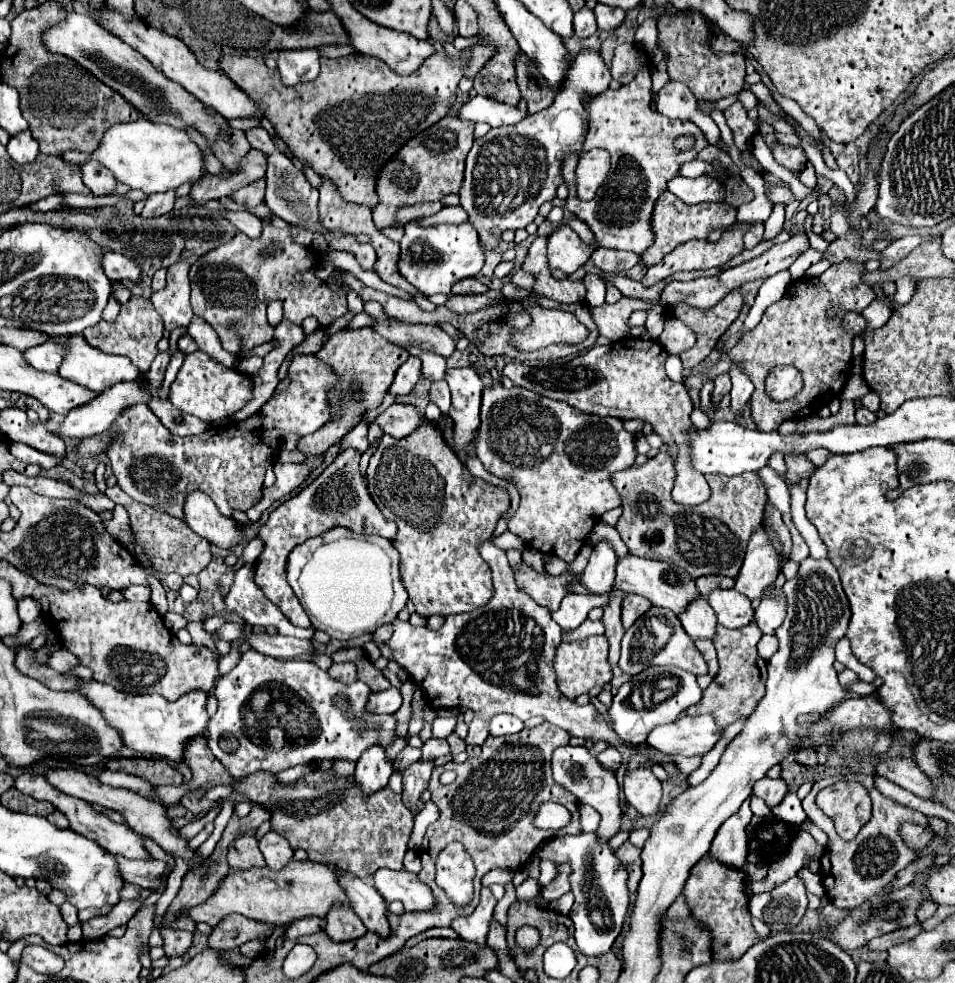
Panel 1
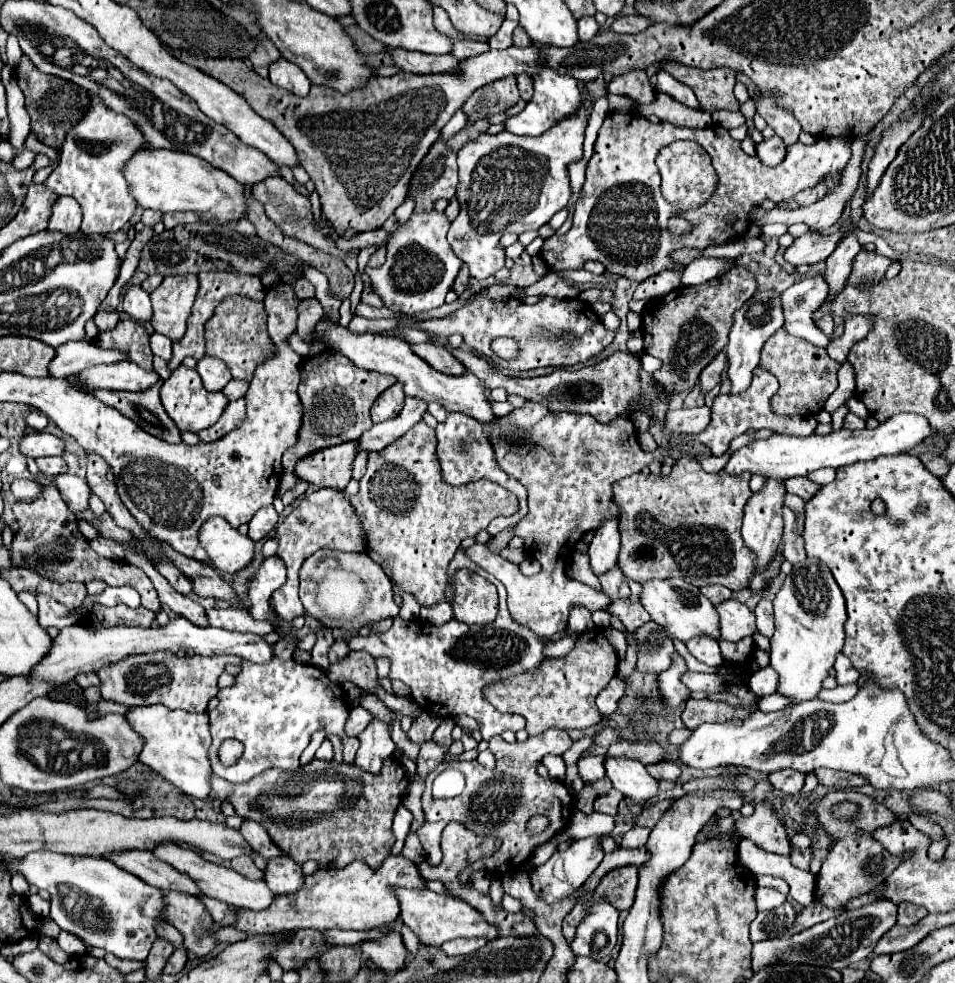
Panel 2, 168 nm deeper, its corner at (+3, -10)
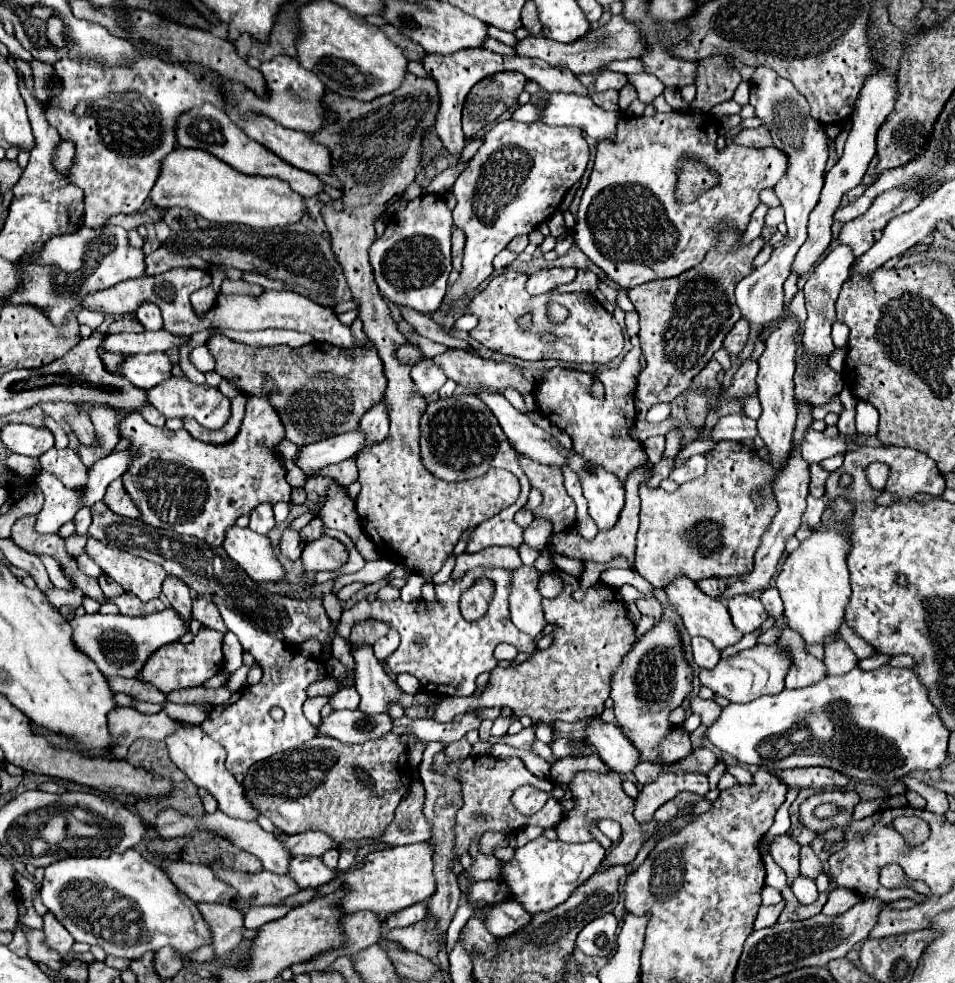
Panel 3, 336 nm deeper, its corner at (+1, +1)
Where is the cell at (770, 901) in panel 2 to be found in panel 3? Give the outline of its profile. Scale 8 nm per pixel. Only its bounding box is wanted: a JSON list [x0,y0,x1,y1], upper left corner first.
[761,886,783,906]

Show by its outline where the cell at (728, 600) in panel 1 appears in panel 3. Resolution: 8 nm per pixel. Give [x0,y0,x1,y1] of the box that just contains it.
[727,594,769,634]

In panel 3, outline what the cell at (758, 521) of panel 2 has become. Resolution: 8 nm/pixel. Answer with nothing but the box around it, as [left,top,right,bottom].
[757,318,801,470]

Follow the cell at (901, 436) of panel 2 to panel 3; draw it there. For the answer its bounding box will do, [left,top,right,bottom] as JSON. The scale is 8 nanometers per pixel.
[801,430,859,462]

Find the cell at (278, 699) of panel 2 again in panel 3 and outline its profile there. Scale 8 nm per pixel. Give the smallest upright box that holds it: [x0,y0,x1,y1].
[201,606,325,776]

